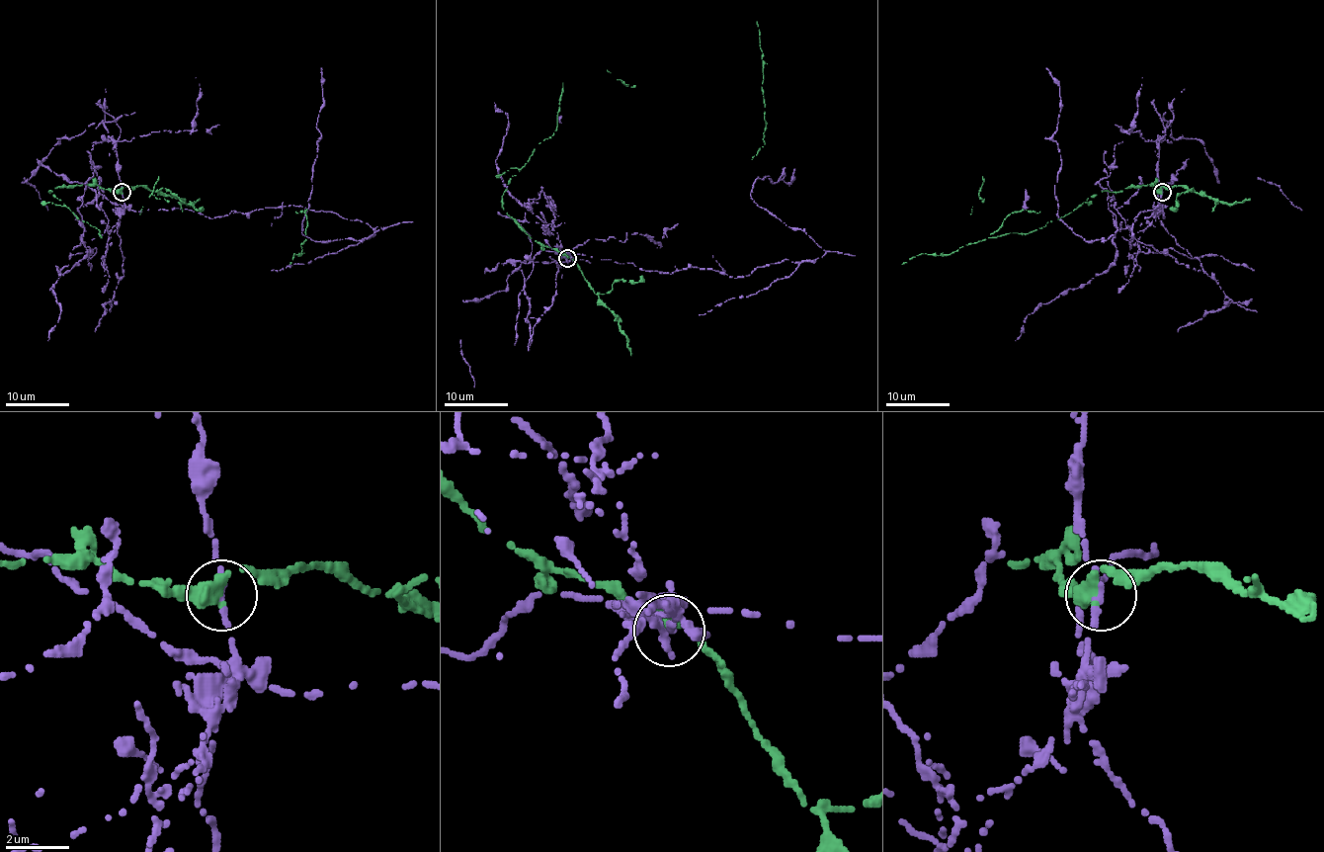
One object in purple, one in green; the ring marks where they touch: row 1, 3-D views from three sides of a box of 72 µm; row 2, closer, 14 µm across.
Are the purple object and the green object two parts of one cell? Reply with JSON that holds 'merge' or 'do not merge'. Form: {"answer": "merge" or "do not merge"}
{"answer": "do not merge"}

